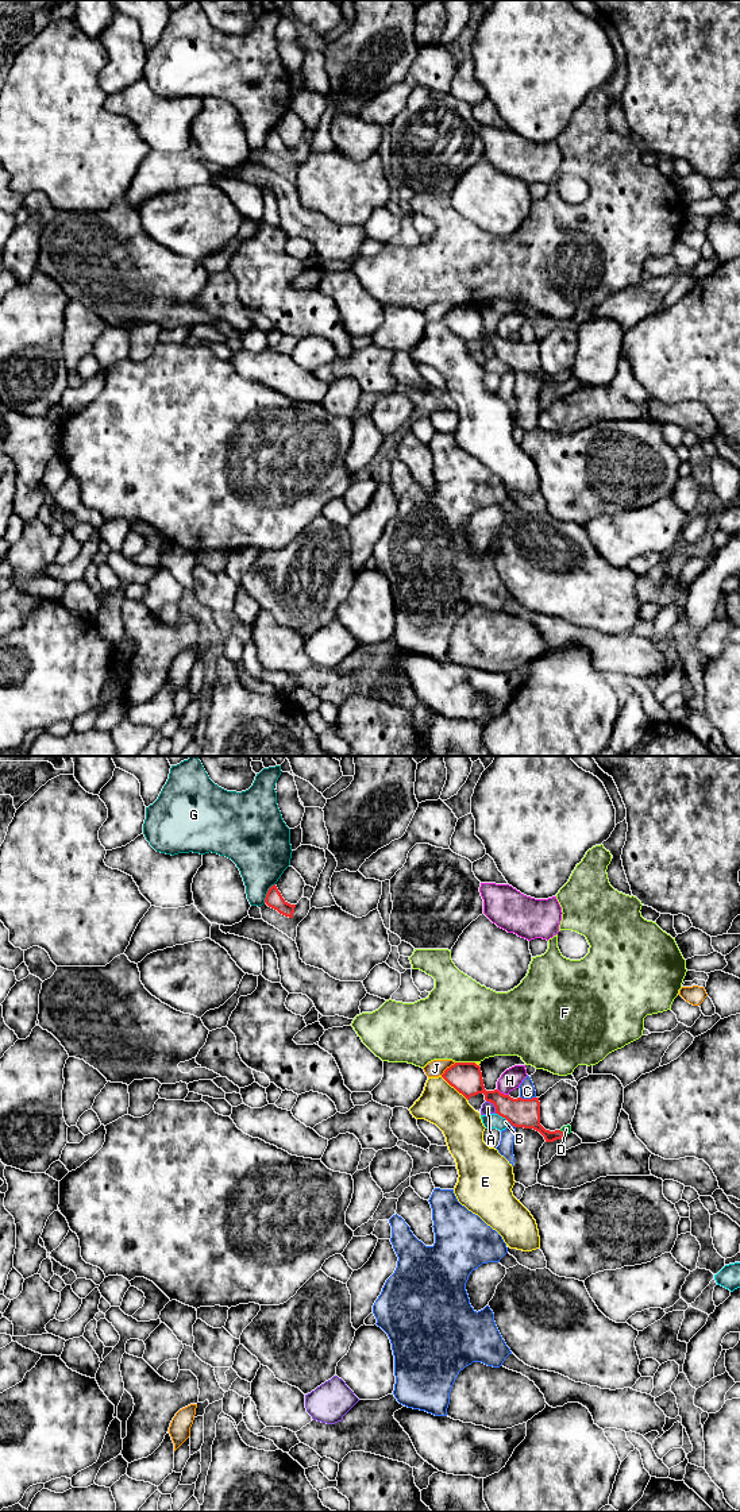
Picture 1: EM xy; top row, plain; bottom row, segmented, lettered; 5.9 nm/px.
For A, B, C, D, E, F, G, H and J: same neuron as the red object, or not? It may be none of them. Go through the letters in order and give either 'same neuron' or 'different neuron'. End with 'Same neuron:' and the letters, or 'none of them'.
A: different neuron
B: different neuron
C: different neuron
D: same neuron
E: different neuron
F: different neuron
G: different neuron
H: different neuron
J: different neuron
Same neuron: D

